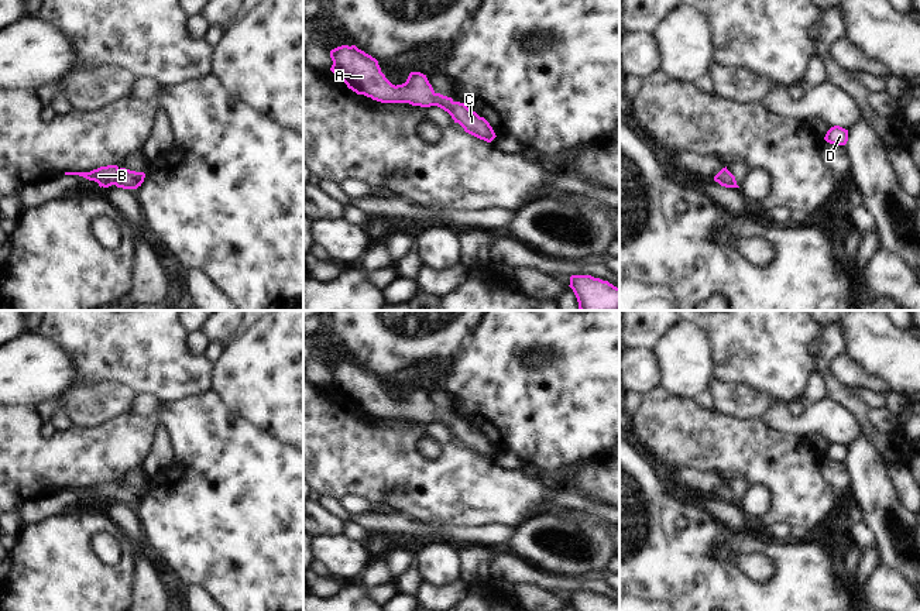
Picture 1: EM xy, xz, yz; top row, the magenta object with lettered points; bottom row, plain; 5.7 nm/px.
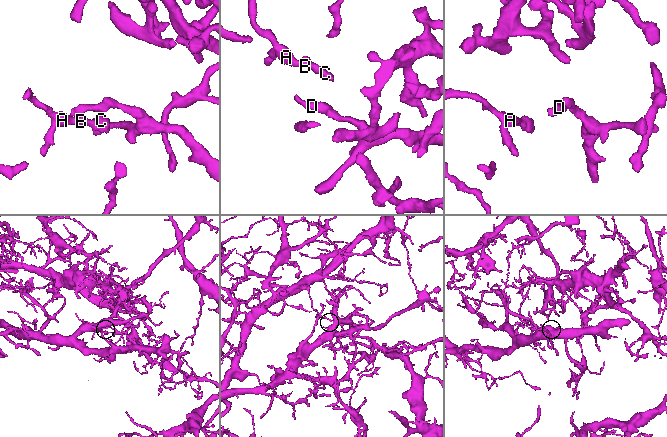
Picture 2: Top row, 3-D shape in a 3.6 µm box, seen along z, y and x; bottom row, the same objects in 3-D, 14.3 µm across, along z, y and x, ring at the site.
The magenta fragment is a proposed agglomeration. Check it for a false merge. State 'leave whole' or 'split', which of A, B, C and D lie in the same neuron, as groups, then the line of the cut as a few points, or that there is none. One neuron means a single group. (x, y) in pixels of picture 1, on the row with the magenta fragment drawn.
leave whole; groups A B C D; cut none

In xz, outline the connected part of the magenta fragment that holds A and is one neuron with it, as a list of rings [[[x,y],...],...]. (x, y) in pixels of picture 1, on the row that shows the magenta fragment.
[[[341,45],[330,51],[333,65],[330,71],[337,75],[349,89],[381,103],[409,103],[412,106],[437,106],[447,111],[454,123],[466,133],[491,143],[497,135],[490,123],[470,110],[464,103],[436,93],[426,75],[411,72],[406,82],[392,85],[381,72],[378,61],[356,45]]]

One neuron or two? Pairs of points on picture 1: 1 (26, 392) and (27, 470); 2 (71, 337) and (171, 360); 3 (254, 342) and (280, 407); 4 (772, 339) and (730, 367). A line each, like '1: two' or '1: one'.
1: two
2: one
3: one
4: one

